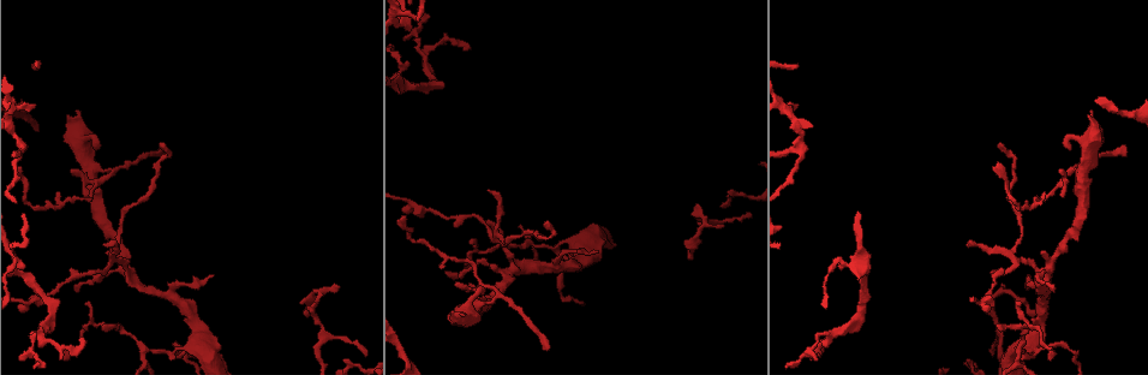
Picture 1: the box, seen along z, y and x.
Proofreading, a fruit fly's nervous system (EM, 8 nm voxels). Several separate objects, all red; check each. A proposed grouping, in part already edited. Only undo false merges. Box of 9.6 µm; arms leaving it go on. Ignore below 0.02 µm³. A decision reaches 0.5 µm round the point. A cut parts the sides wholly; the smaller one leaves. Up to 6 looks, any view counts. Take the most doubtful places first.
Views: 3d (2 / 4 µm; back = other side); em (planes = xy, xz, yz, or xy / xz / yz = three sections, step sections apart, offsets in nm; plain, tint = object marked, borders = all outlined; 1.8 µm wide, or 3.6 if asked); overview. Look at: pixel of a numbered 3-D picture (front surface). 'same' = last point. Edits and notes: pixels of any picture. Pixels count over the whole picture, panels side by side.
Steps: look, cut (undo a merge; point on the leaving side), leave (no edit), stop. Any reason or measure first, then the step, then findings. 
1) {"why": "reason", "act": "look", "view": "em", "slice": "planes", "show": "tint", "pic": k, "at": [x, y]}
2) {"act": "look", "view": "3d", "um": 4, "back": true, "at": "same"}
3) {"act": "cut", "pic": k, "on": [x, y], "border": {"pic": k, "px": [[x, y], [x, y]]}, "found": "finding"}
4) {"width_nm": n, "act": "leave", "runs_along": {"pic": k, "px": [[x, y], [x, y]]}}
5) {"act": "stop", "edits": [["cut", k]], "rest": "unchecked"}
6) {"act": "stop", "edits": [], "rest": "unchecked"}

{"act": "look", "view": "em", "slice": "xz", "step": 4, "show": "tint", "pic": 1, "at": [833, 334]}

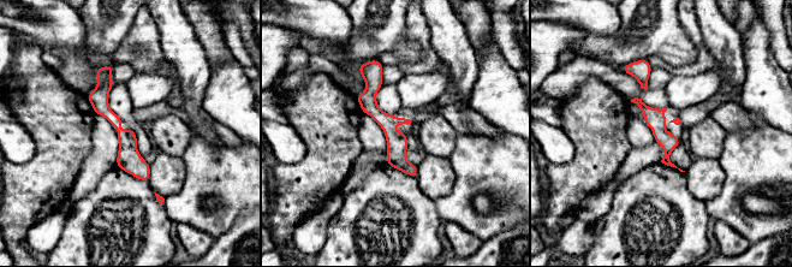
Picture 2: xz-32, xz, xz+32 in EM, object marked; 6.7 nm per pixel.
{"act": "look", "view": "em", "slice": "planes", "show": "tint", "at": "same"}

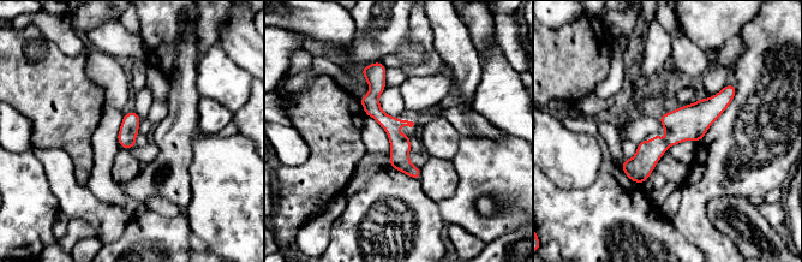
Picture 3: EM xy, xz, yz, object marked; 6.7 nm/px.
{"width_nm": 130, "act": "leave", "runs_along": {"pic": 3, "px": [[729, 97], [686, 123], [627, 171]]}, "found": "all the same cell"}

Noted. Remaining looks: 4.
{"why": "three-way junction", "act": "look", "view": "em", "slice": "planes", "show": "tint", "pic": 1, "at": [404, 22]}

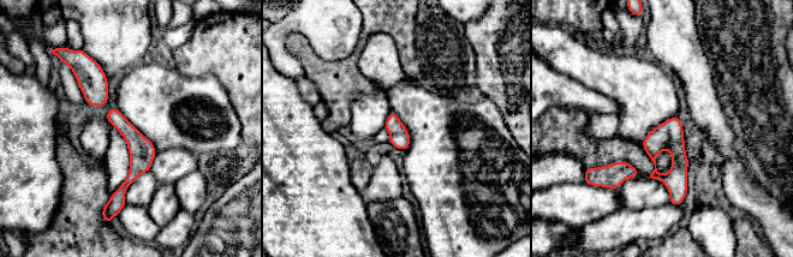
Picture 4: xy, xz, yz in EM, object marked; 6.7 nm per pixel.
{"act": "leave", "runs_along": {"pic": 4, "px": [[112, 112], [136, 141], [121, 203]]}, "found": "continuous, no second cell"}

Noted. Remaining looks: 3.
{"act": "look", "view": "em", "um": 3.6, "slice": "planes", "show": "tint", "pic": 1, "at": [1030, 346]}

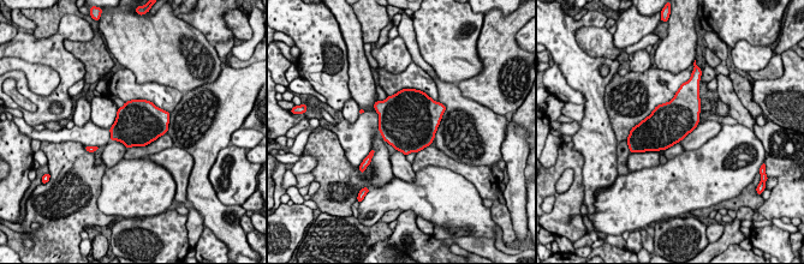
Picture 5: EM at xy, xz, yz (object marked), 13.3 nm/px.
{"act": "leave", "found": "all the same cell"}

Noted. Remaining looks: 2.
{"act": "stop", "edits": [], "rest": "unchecked"}

